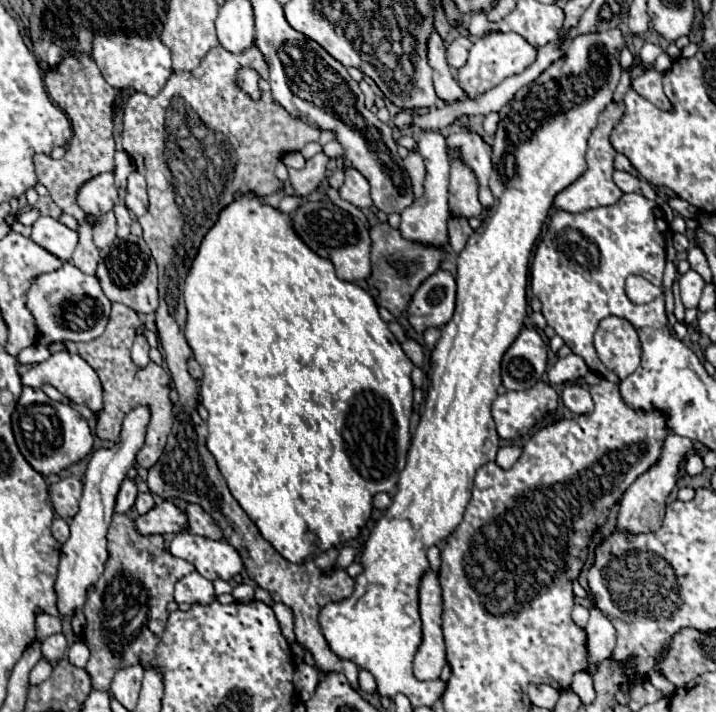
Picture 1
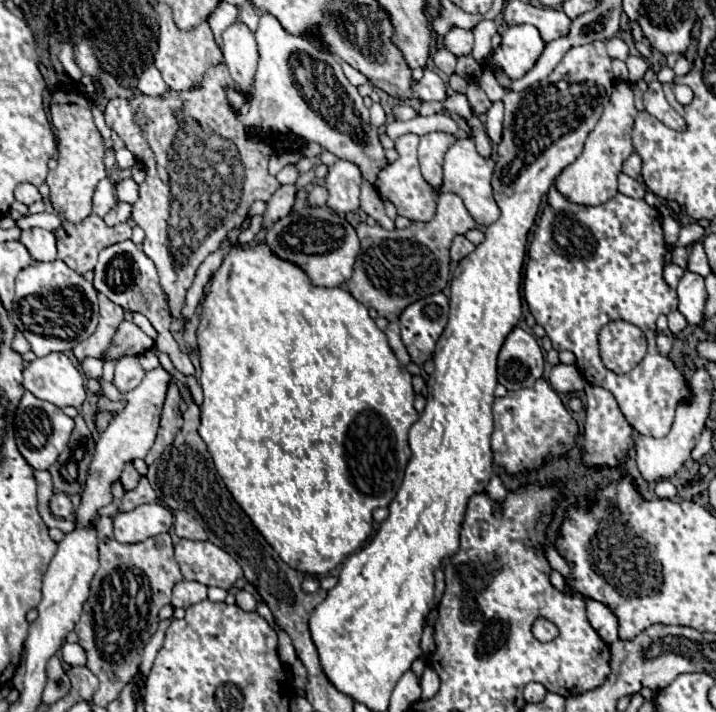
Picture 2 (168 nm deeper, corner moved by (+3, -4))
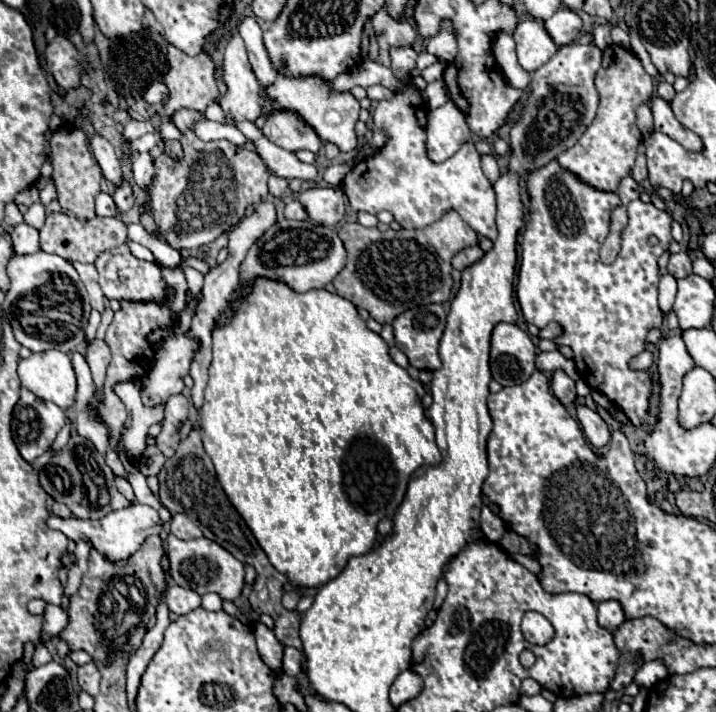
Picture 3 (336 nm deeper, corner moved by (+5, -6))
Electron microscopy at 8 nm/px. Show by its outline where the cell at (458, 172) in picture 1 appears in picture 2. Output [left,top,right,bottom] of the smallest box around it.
[346,193,476,321]

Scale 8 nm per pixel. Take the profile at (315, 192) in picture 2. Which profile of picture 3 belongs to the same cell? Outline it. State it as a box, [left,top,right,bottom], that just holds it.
[284,201,308,221]

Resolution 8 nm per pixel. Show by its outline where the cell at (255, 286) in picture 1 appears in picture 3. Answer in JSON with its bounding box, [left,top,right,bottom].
[200,277,440,587]

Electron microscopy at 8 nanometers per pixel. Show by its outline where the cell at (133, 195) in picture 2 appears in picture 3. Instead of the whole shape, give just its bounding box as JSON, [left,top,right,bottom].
[90,135,122,187]

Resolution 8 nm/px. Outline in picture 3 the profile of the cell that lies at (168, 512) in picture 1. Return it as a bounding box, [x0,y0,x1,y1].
[48,503,164,561]

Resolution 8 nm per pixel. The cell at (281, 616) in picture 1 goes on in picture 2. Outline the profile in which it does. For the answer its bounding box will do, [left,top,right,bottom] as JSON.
[278,629,296,667]

